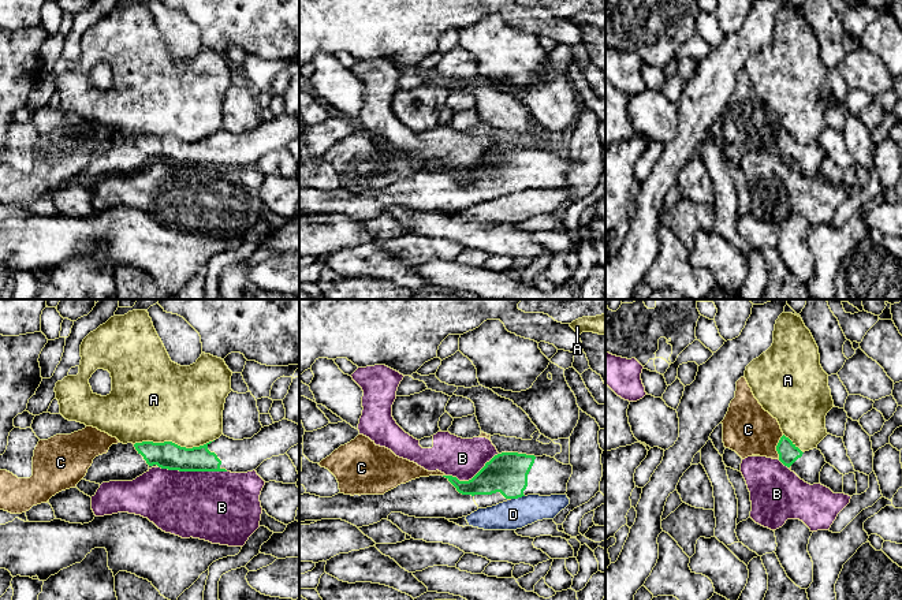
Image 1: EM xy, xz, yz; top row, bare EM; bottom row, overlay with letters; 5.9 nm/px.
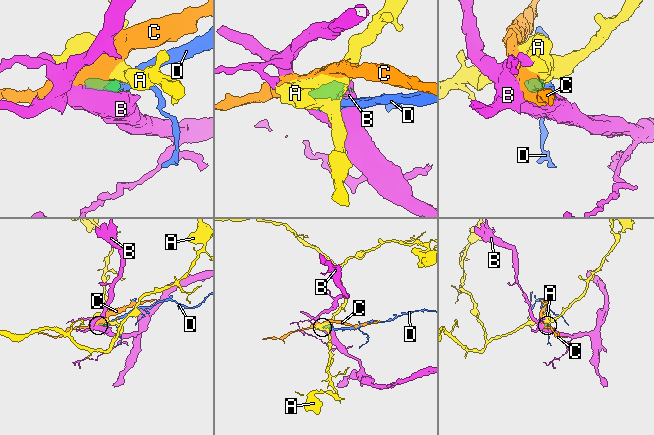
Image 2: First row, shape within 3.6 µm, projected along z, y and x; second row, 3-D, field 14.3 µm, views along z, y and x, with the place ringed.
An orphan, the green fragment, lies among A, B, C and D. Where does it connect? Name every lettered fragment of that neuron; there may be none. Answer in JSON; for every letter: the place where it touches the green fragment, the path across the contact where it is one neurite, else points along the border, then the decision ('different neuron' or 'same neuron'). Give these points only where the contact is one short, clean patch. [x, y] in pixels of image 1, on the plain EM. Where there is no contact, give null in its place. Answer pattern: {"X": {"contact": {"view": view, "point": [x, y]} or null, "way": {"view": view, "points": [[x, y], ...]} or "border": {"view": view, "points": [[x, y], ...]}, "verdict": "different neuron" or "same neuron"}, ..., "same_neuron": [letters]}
{"A": {"contact": {"view": "xy", "point": [174, 137]}, "verdict": "different neuron"}, "B": {"contact": {"view": "xy", "point": [193, 164]}, "verdict": "different neuron"}, "C": {"contact": {"view": "yz", "point": [776, 141]}, "border": {"view": "yz", "points": [[783, 129], [776, 140], [778, 152]]}, "verdict": "different neuron"}, "D": {"contact": {"view": "xz", "point": [517, 192]}, "border": {"view": "xz", "points": [[524, 189], [511, 193]]}, "verdict": "different neuron"}, "same_neuron": []}

